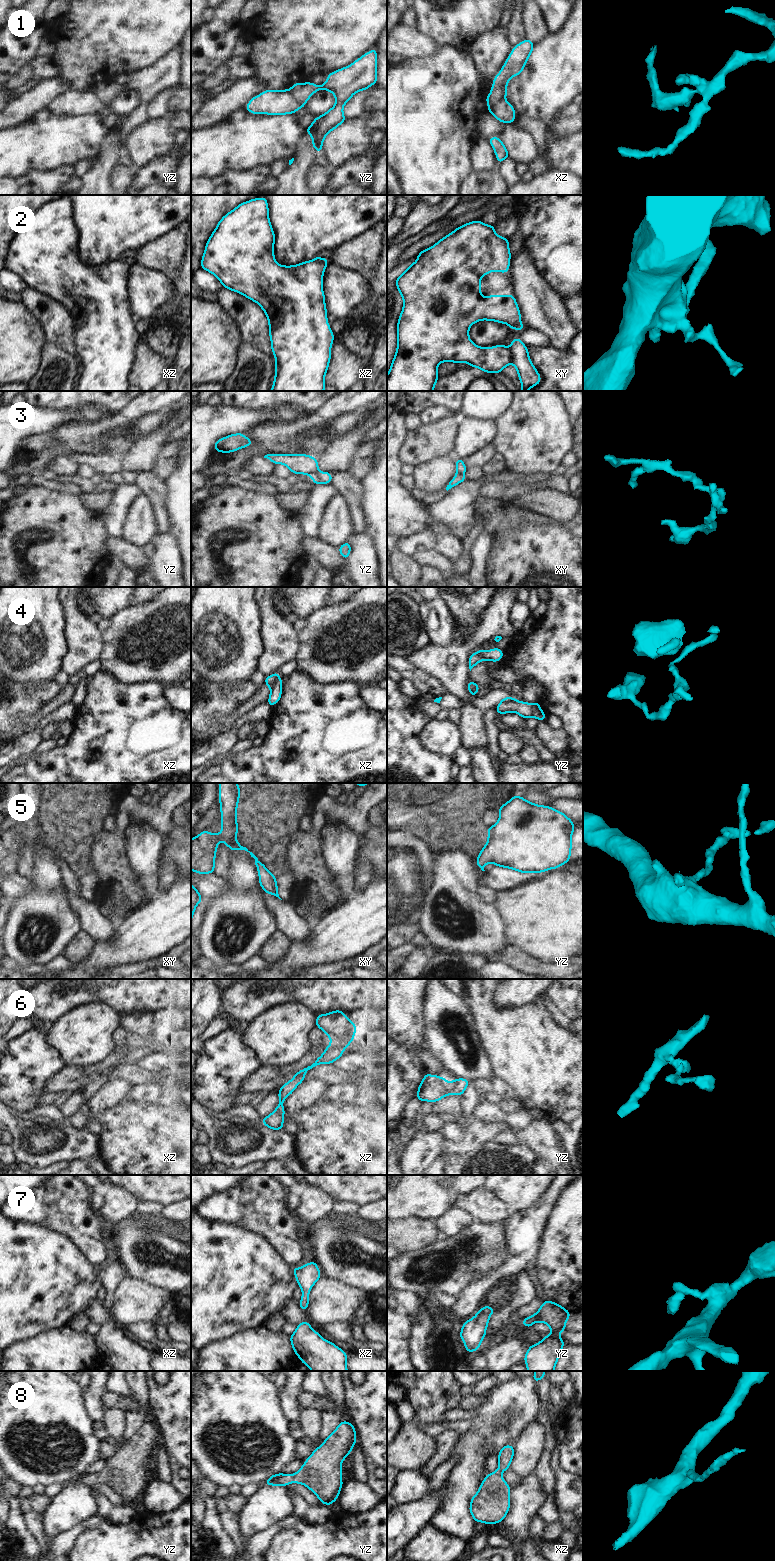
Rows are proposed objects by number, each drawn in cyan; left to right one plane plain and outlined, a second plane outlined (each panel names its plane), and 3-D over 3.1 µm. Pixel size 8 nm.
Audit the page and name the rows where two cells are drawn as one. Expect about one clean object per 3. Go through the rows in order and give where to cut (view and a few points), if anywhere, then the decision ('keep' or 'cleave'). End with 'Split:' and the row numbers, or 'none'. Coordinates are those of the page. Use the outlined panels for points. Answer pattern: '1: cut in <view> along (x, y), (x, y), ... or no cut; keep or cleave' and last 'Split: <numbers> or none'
1: cut in yz along (289, 90), (303, 106); cleave
2: cut in xy along (509, 349), (512, 362); cleave
3: no cut; keep
4: cut in xz along (274, 675), (275, 682), (271, 689); cleave
5: no cut; keep
6: no cut; keep
7: cut in yz along (481, 1309), (489, 1315); cleave
8: no cut; keep
Split: 1, 2, 4, 7

